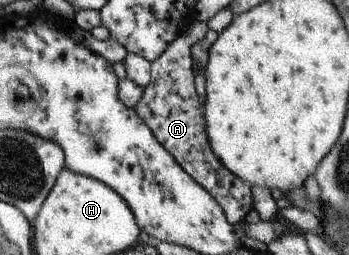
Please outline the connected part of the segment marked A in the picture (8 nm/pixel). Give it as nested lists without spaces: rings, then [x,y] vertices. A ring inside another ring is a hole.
[[[197,21],[175,38],[156,60],[150,63],[150,80],[143,87],[139,102],[133,111],[151,130],[159,145],[175,160],[175,163],[193,182],[199,184],[217,202],[229,224],[243,221],[253,209],[250,186],[223,168],[209,150],[205,138],[204,114],[193,84],[192,61],[189,48],[205,37],[208,27]]]

